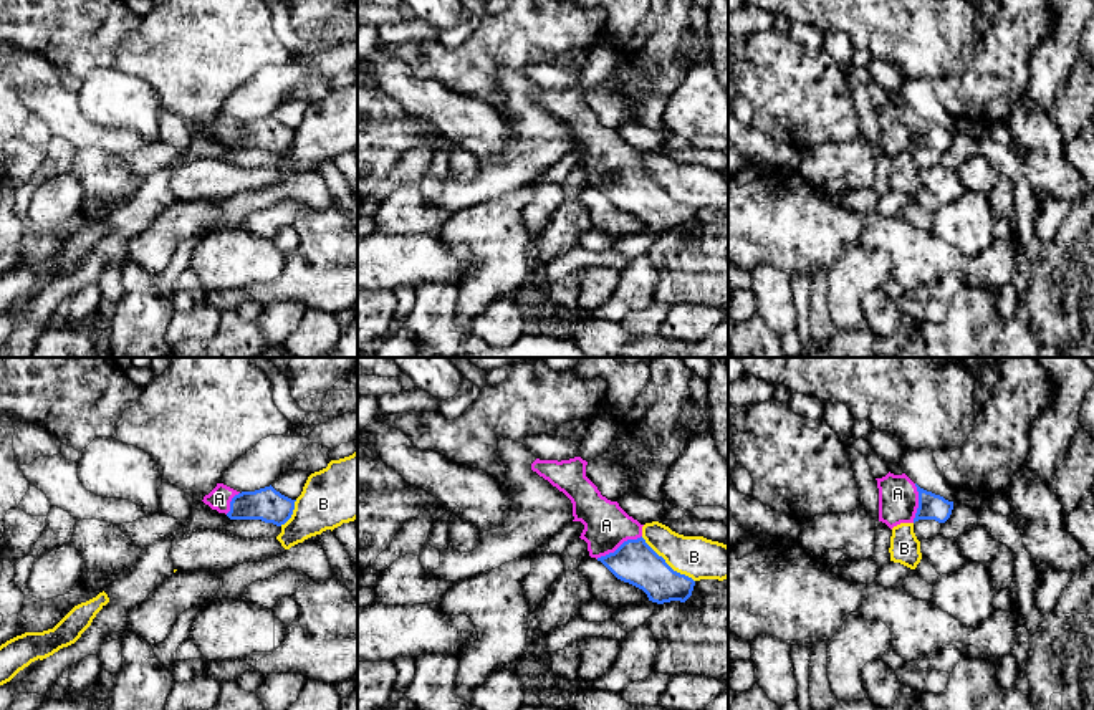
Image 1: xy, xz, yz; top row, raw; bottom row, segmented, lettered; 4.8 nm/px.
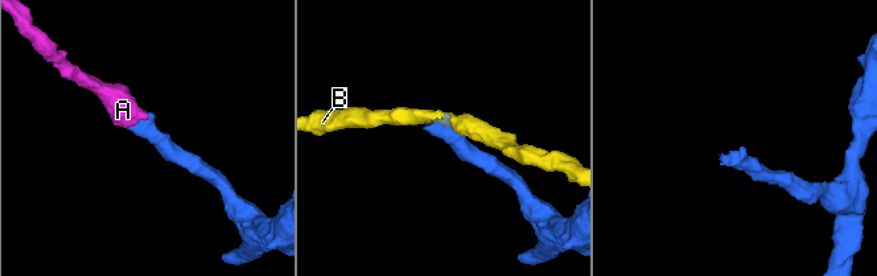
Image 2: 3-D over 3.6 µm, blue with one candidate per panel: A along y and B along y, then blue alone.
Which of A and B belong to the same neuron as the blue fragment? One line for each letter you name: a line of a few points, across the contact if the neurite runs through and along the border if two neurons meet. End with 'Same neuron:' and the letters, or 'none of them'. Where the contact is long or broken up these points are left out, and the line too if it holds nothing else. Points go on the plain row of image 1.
A: line xz (634, 191), (619, 176), (606, 154)
Same neuron: A

